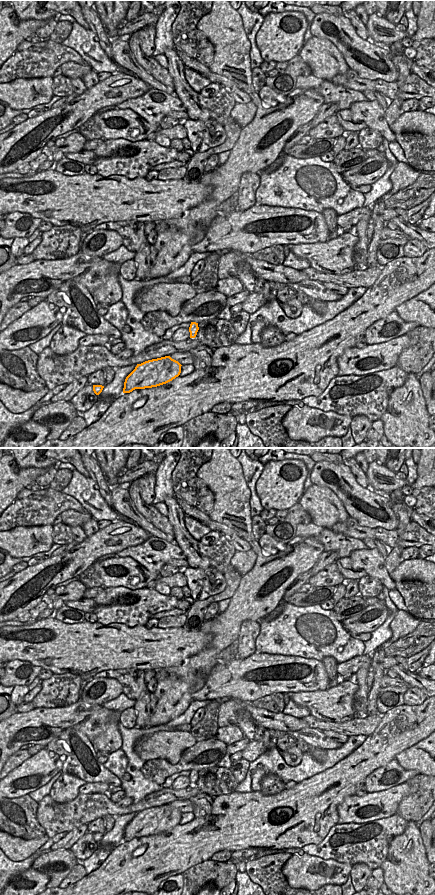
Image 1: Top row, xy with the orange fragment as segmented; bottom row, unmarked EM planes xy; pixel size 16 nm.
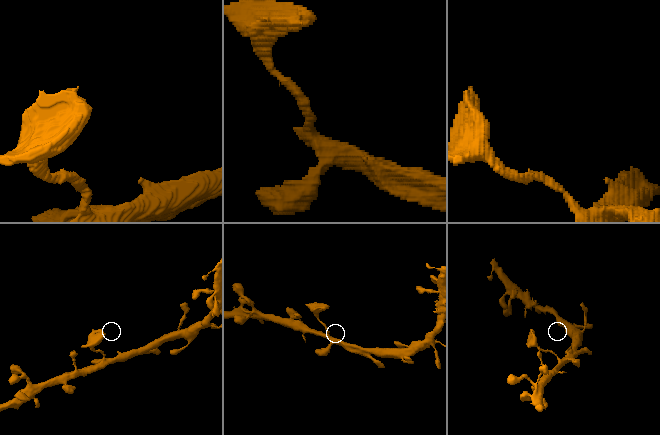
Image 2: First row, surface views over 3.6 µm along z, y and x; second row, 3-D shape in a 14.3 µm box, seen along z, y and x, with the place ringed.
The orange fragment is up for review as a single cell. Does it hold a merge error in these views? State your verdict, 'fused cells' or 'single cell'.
single cell

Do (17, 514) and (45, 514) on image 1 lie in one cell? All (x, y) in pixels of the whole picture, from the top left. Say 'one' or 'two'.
one

